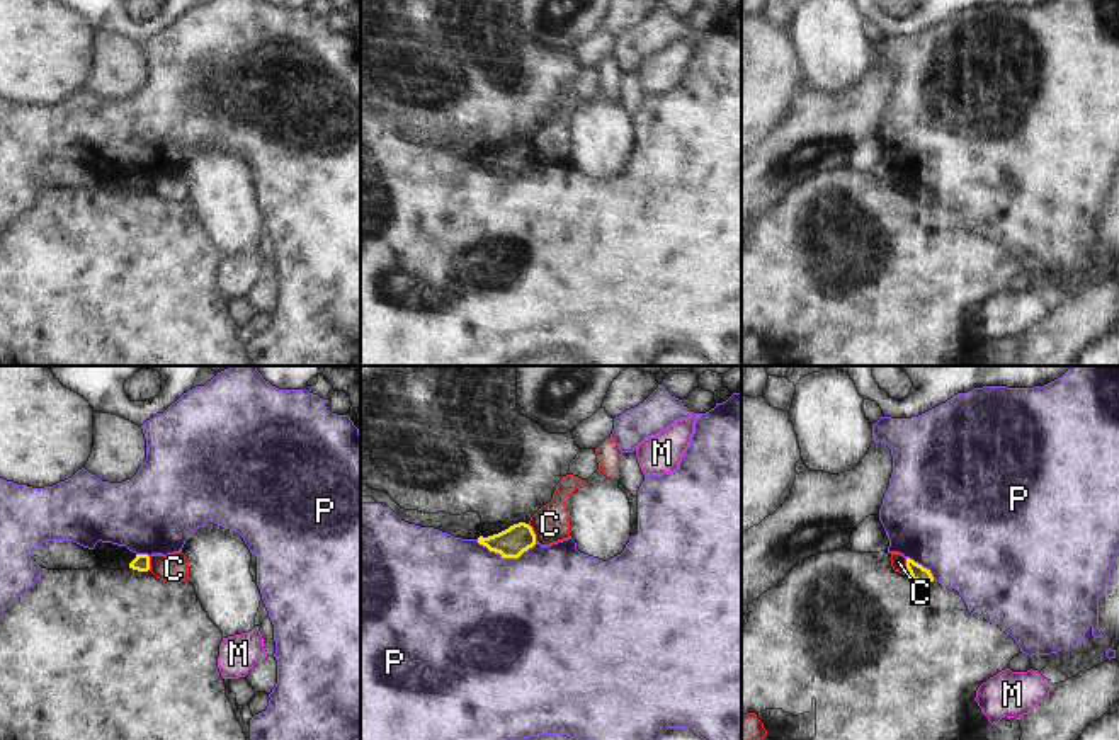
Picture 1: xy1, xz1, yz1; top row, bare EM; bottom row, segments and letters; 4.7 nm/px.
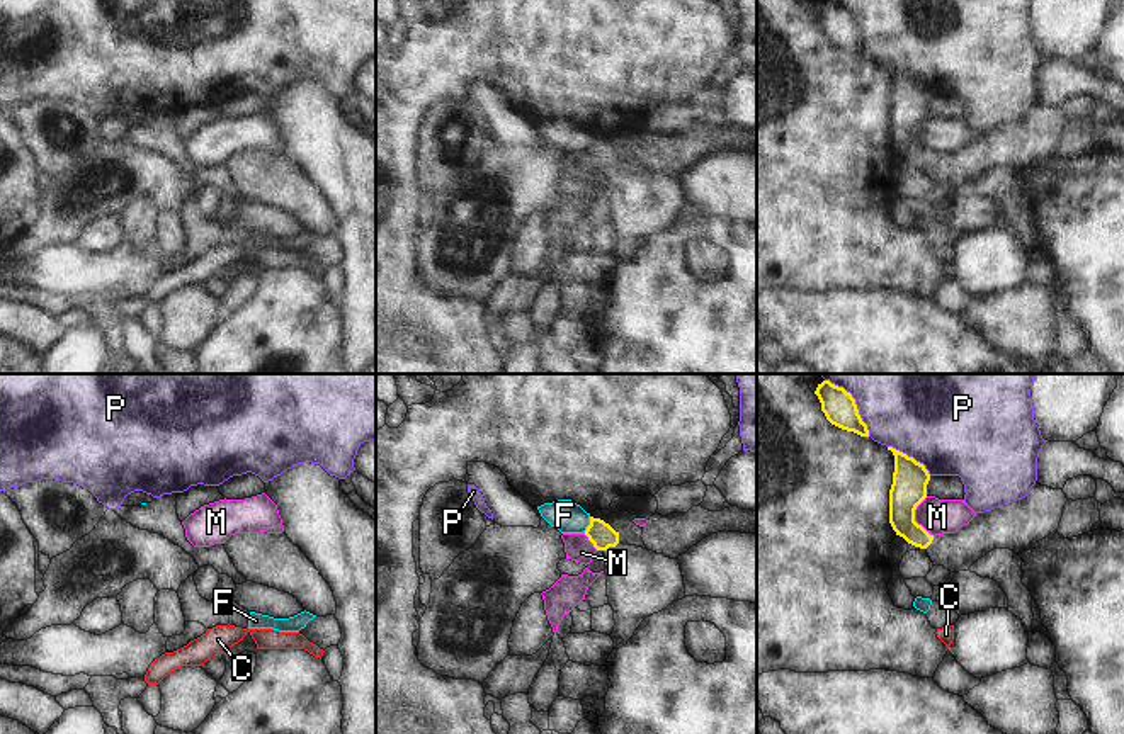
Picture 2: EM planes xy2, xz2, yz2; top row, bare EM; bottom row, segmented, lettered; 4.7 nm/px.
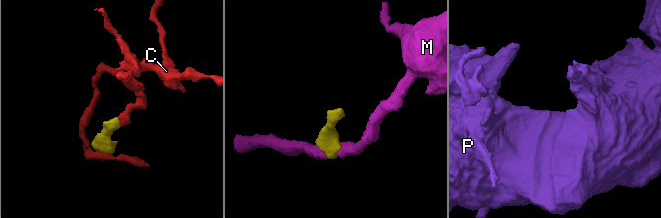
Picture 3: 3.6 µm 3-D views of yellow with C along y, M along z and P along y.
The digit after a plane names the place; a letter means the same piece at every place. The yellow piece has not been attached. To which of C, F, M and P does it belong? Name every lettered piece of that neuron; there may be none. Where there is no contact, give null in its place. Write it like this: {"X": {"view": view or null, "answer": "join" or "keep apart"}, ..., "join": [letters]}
{"C": {"view": "xz1", "answer": "keep apart"}, "F": {"view": "xz2", "answer": "keep apart"}, "M": {"view": "yz2", "answer": "keep apart"}, "P": {"view": "yz2", "answer": "keep apart"}, "join": []}

